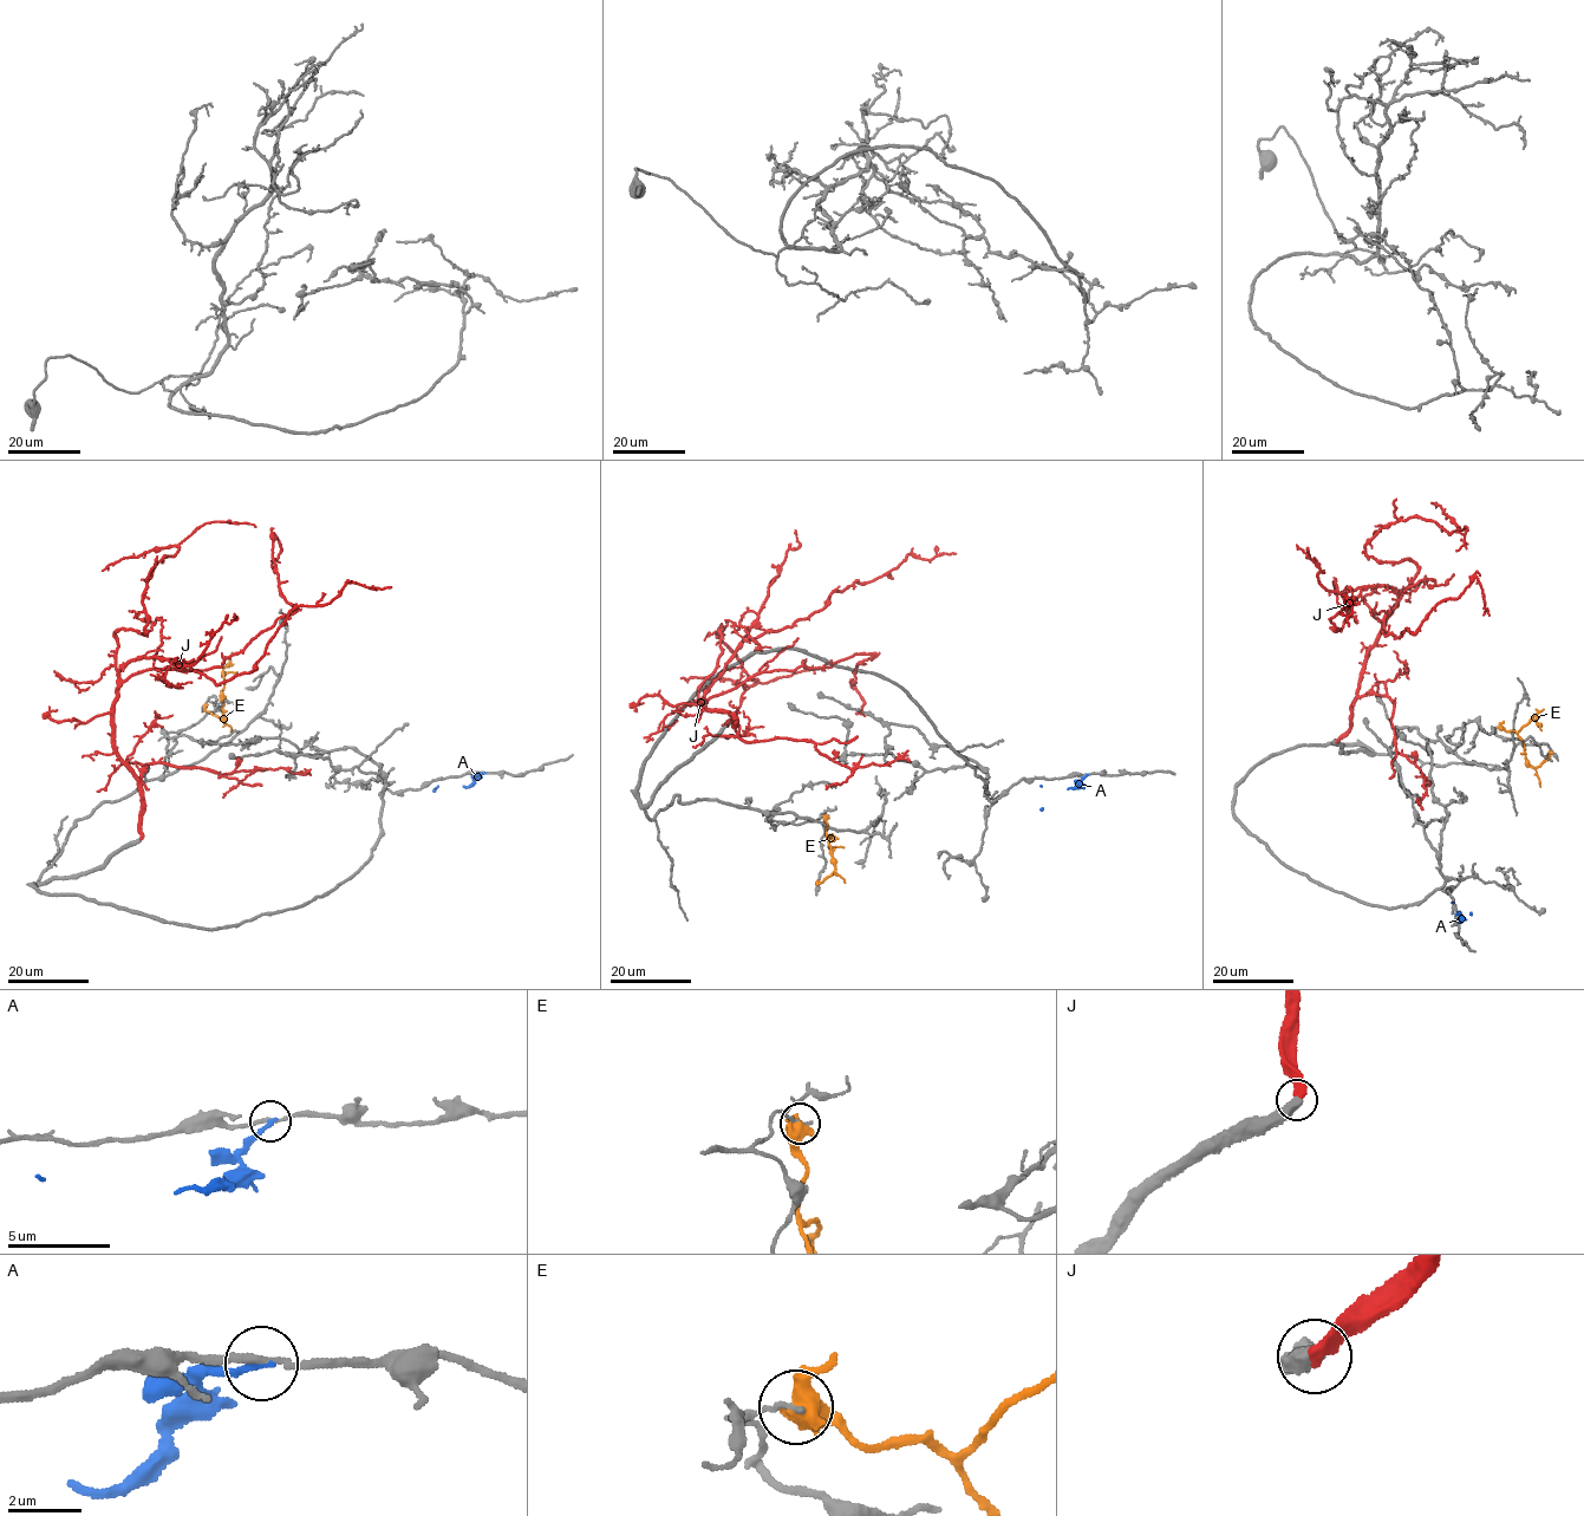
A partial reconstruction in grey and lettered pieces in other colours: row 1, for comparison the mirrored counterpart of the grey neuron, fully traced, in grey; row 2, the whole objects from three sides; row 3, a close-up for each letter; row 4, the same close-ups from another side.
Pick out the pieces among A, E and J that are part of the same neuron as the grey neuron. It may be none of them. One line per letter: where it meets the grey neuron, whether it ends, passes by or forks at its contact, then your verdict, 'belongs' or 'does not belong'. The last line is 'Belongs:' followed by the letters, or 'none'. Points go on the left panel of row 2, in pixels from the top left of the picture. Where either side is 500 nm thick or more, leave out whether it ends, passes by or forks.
A: meets grey at (484, 773); it ends there; does not belong
E: meets grey at (223, 697); does not belong
J: meets grey at (141, 838); belongs
Belongs: J

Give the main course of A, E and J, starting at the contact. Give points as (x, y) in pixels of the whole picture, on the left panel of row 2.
A: (484, 773), (467, 787), (432, 789)
E: (223, 697), (223, 720), (206, 711), (207, 704)
J: (141, 837), (115, 746), (121, 667), (176, 659), (223, 683), (295, 606), (391, 587)

